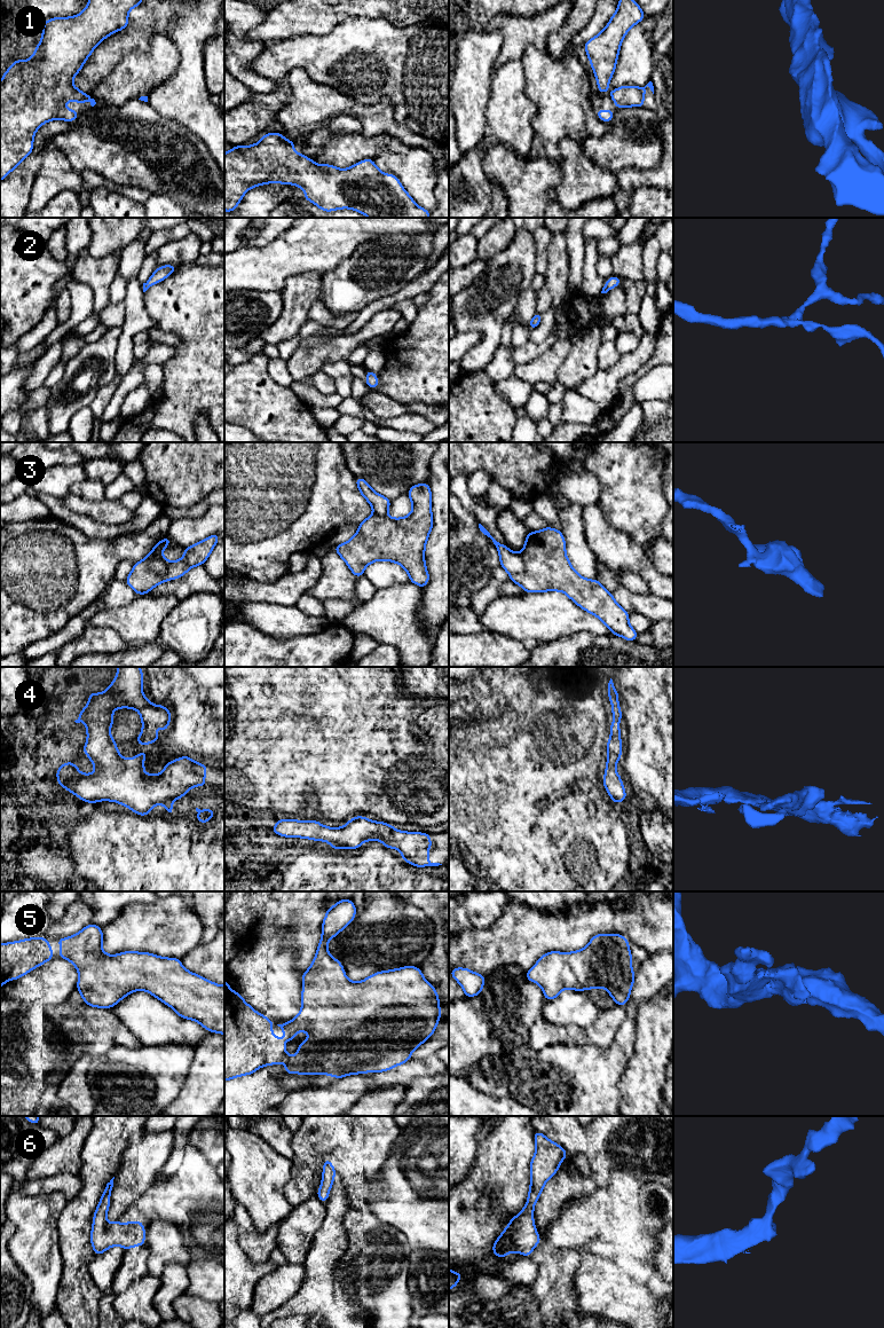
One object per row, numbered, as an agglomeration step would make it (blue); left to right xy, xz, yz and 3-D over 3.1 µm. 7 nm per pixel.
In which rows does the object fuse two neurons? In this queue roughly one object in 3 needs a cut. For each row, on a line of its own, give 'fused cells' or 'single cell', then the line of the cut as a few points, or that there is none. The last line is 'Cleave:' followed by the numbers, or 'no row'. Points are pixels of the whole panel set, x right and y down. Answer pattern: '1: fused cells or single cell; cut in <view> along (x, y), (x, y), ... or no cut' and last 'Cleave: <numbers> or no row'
1: single cell; no cut
2: single cell; no cut
3: fused cells; cut in xy along (149, 562), (149, 566), (156, 572), (164, 572), (166, 570)
4: single cell; no cut
5: single cell; no cut
6: single cell; no cut
Cleave: 3

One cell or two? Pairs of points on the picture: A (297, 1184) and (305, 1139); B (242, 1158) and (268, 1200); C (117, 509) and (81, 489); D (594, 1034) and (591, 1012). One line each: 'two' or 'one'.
A: one
B: one
C: two
D: two

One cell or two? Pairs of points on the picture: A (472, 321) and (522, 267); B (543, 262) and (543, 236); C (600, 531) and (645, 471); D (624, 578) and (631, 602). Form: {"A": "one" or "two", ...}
{"A": "one", "B": "one", "C": "two", "D": "two"}

